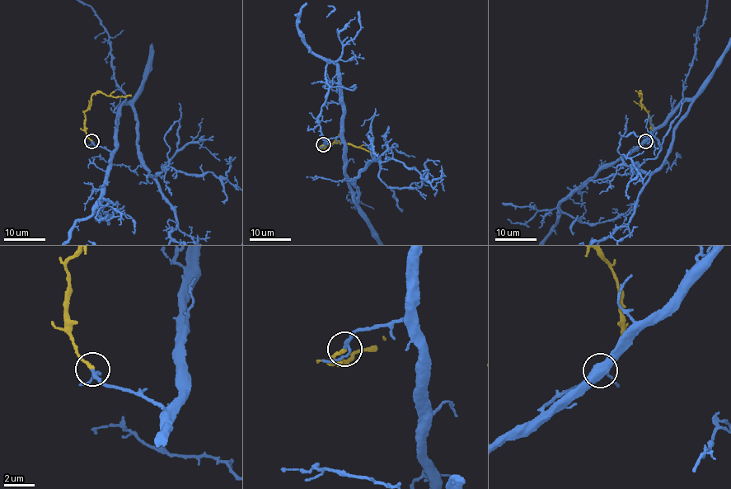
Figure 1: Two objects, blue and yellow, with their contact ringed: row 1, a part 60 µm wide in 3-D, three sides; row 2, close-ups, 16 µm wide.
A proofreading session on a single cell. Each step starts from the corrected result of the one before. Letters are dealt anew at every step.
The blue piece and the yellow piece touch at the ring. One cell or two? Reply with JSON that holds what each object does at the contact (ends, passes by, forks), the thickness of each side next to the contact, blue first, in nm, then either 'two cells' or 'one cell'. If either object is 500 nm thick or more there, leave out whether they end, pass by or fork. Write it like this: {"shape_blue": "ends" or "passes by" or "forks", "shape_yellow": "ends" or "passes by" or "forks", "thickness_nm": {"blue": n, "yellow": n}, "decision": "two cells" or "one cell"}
{"shape_blue": "passes by", "shape_yellow": "ends", "thickness_nm": {"blue": 160, "yellow": 180}, "decision": "one cell"}

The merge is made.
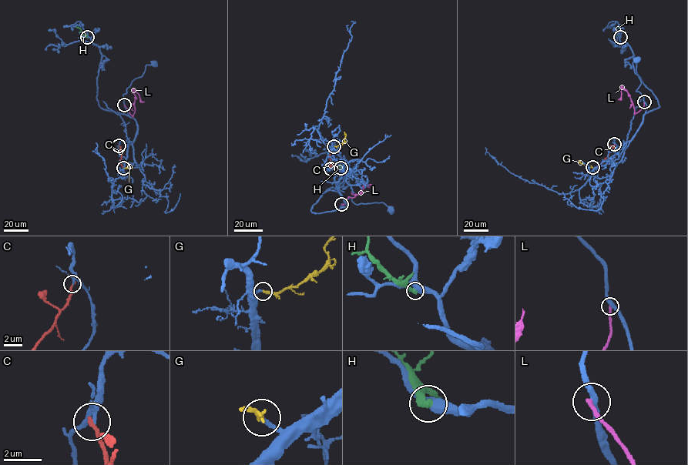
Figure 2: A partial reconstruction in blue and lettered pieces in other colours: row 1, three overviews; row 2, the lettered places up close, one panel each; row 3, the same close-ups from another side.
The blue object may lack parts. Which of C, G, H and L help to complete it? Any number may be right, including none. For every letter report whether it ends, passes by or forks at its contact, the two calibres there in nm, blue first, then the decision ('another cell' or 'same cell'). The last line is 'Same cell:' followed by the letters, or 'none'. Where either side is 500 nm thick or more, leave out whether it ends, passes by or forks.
C: it ends there; 190 nm thick on the blue side, 200 nm on the other; another cell
G: it ends there; 240 nm thick on the blue side, 220 nm on the other; same cell
H: it ends there; 420 nm thick on the blue side, 420 nm on the other; another cell
L: it ends there; 320 nm thick on the blue side, 240 nm on the other; another cell
Same cell: G

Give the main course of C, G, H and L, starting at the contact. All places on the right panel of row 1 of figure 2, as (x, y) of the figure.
C: (614, 144), (599, 166)
G: (592, 167), (578, 161)
H: (620, 37), (618, 32), (620, 26)
L: (644, 102), (643, 108), (635, 113), (629, 94), (622, 88), (618, 99)

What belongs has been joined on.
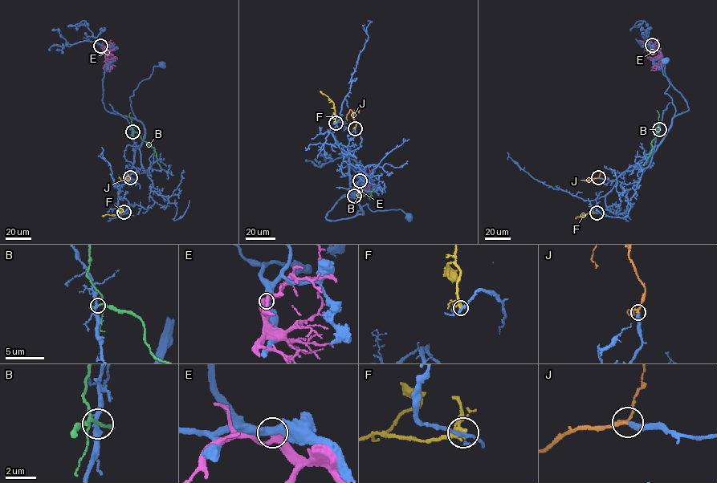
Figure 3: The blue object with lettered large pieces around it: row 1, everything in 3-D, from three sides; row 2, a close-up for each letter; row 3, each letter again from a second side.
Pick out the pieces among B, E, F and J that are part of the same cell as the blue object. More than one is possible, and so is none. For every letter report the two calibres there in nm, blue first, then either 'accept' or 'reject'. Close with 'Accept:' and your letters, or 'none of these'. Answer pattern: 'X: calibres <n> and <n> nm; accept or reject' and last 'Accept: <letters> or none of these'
B: calibres 320 and 140 nm; reject
E: calibres 480 and 500 nm; reject
F: calibres 240 and 190 nm; reject
J: calibres 380 and 200 nm; accept
Accept: J

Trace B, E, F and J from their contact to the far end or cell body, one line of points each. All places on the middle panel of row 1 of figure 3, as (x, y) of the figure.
B: (354, 196), (370, 194), (371, 197), (373, 188)
E: (360, 180), (356, 190), (357, 193), (358, 181)
F: (336, 123), (333, 103), (319, 91)
J: (355, 128), (356, 123), (351, 110), (347, 115), (347, 119)

